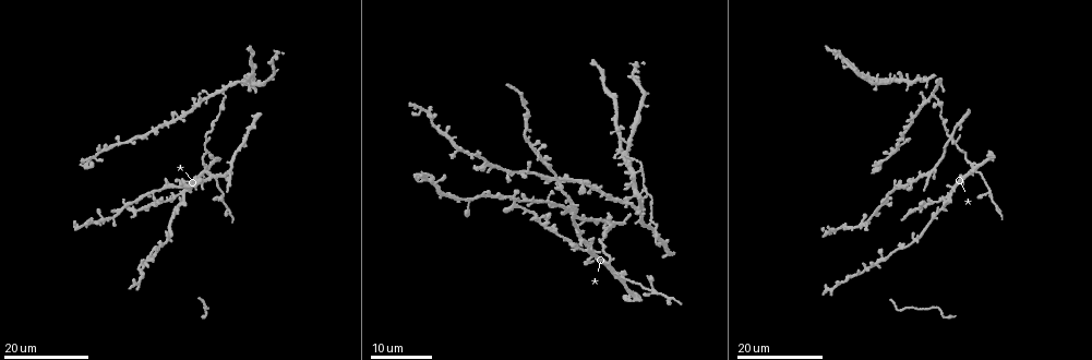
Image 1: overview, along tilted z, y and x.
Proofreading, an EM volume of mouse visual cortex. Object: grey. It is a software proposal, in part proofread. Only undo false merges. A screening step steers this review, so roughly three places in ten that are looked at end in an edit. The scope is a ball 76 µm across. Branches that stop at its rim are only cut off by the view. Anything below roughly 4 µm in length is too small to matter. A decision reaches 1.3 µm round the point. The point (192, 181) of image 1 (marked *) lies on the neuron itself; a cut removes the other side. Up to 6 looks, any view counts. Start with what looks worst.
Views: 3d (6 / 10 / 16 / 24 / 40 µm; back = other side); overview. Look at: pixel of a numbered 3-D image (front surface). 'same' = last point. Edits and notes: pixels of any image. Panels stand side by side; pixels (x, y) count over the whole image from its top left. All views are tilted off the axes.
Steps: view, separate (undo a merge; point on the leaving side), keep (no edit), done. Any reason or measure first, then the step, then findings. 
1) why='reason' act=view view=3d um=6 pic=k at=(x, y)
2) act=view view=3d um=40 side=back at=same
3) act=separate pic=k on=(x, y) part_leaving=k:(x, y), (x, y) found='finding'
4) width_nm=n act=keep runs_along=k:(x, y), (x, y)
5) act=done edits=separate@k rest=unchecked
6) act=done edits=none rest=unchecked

why='four or more arms meet' act=view view=3d um=24 pic=1 at=(618, 278)

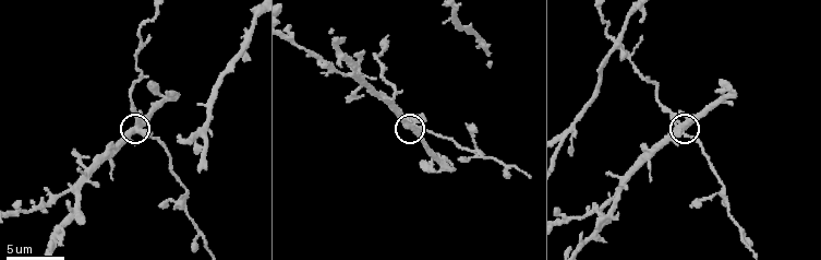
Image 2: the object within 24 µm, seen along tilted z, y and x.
why='closer look' act=view view=3d um=10 pic=2 at=(138, 127)

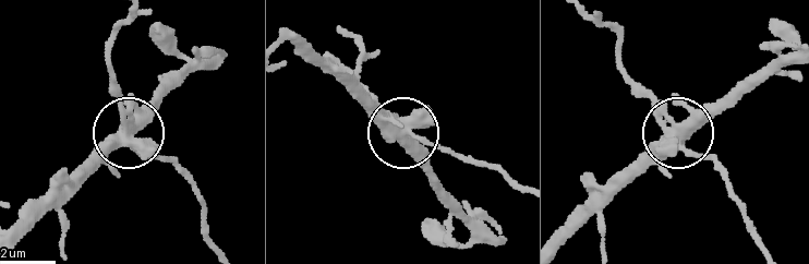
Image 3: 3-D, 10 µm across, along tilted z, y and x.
arms=5 act=keep runs_along=3:(45, 205), (80, 188), (127, 139), (166, 158), (189, 181) found='continuous, no second neuron'

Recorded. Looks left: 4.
act=view view=3d um=10 pic=2 at=(203, 137)

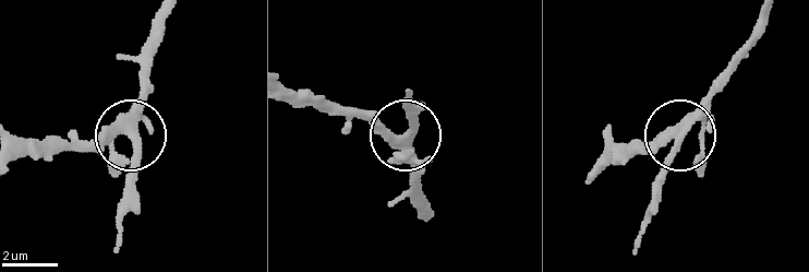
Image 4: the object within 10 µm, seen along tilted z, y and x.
act=view view=3d um=10 side=back pic=4 at=(133, 133)

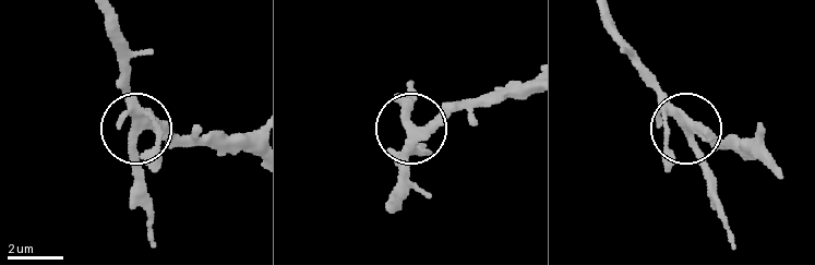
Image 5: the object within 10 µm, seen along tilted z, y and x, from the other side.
width_nm=310 act=keep runs_along=5:(252, 153), (193, 146), (145, 127), (132, 187) found='all the same neuron'

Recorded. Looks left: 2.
act=view view=3d um=24 pic=1 at=(150, 202)

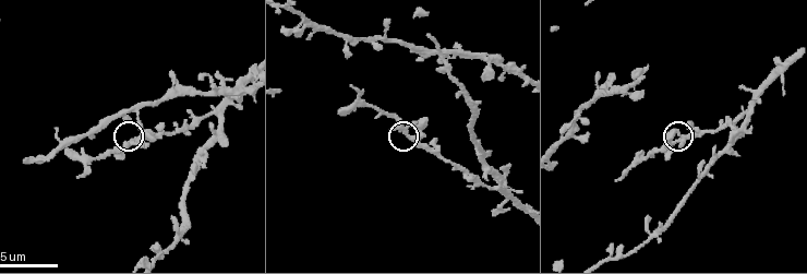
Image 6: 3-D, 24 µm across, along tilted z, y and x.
act=view view=3d um=6 pic=6 at=(407, 132)

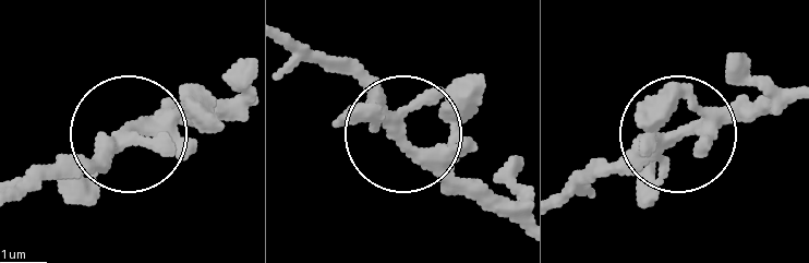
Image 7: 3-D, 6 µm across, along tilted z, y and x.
width_nm=230 act=keep runs_along=7:(519, 226), (441, 182), (336, 66) found='all the same neuron'

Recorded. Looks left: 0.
act=done edits=none rest=unchecked

